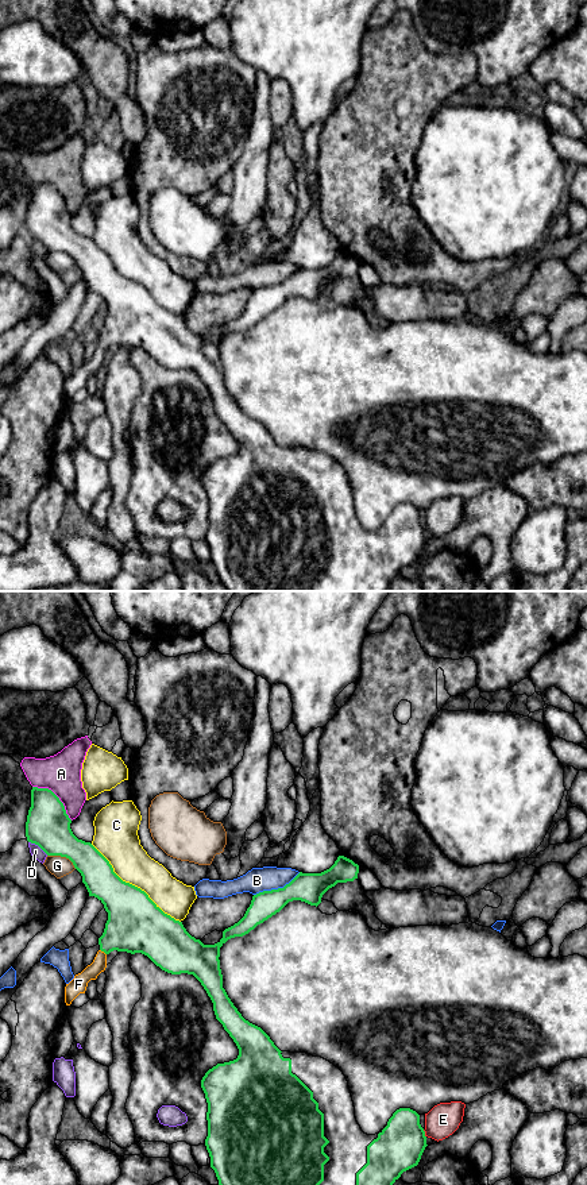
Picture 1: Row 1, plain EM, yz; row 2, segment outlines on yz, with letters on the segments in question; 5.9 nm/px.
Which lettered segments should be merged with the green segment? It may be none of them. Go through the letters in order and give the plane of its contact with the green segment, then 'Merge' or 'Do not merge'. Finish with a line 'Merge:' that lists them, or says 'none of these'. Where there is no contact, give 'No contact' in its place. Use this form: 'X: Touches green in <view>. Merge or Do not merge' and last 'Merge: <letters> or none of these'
A: Touches green in yz. Do not merge
B: Touches green in yz. Do not merge
C: Touches green in yz. Do not merge
D: Touches green in yz. Do not merge
E: Touches green in yz. Do not merge
F: Touches green in yz. Merge
G: Touches green in yz. Do not merge
Merge: F

